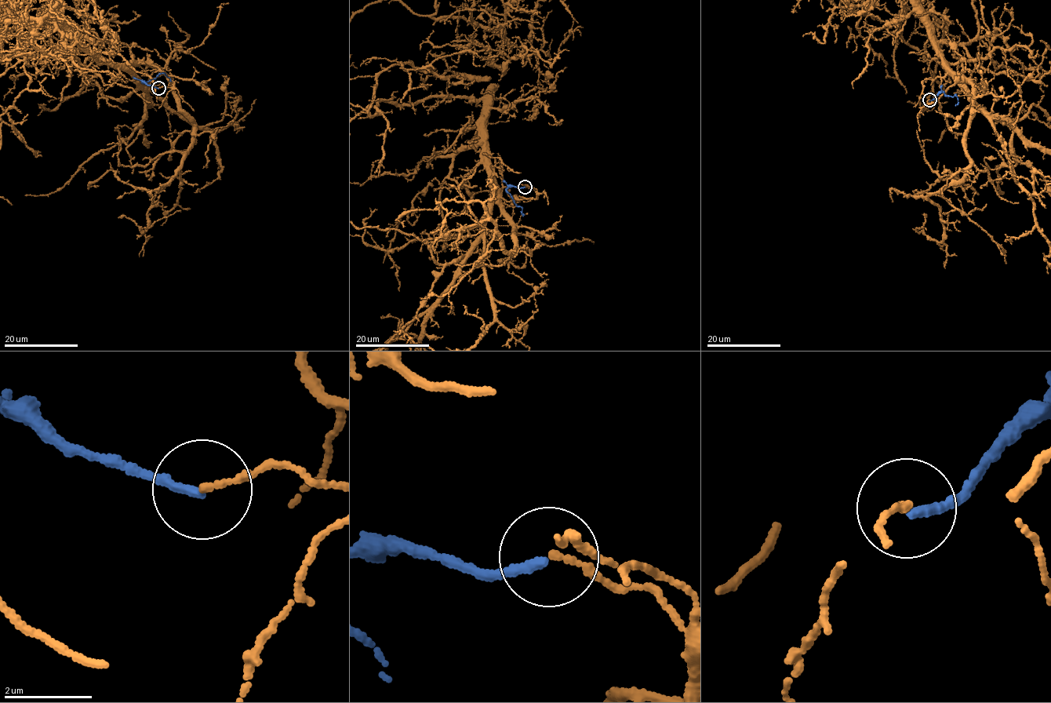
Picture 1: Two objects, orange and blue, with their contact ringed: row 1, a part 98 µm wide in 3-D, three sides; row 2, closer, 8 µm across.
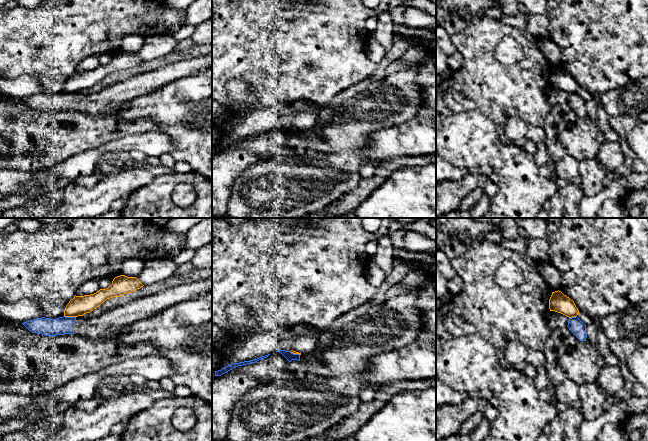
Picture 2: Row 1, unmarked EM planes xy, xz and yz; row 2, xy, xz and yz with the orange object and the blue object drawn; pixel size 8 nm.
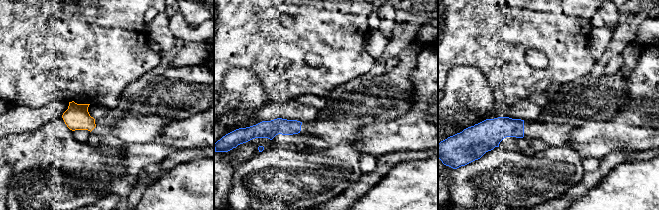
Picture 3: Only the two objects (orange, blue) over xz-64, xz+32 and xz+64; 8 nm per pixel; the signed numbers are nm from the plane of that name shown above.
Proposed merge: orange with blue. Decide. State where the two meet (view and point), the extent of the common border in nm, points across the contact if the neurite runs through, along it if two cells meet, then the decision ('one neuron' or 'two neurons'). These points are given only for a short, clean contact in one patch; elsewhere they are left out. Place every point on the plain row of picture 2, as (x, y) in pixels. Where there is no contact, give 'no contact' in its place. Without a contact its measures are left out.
contact xy (70, 92); length 100 nm; two neurons

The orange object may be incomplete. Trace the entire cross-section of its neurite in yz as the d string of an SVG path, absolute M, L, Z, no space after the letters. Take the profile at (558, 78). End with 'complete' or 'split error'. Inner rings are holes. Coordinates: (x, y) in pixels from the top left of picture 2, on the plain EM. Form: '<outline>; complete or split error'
M561 67L552 68L549 75L550 87L561 89L569 94L576 93L579 86L573 76L564 71Z; complete

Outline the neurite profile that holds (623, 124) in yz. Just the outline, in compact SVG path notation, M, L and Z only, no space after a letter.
M628 115L608 116L607 121L610 127L618 133L620 147L625 156L626 164L631 166L636 157L628 145L626 136L640 121Z

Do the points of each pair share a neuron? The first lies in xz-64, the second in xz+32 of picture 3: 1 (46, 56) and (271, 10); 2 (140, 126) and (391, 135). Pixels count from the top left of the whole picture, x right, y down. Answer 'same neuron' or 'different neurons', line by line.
1: same neuron
2: different neurons

